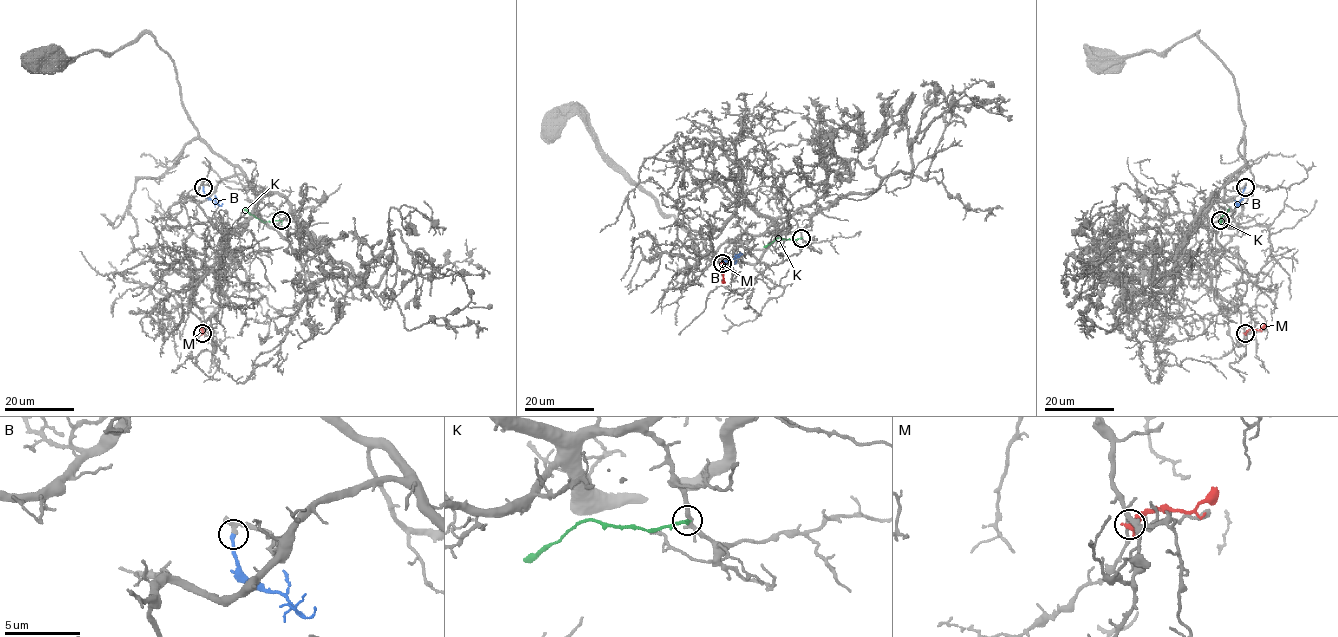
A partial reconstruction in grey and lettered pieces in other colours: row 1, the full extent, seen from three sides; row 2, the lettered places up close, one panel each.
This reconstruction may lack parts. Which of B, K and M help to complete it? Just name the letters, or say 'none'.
B

